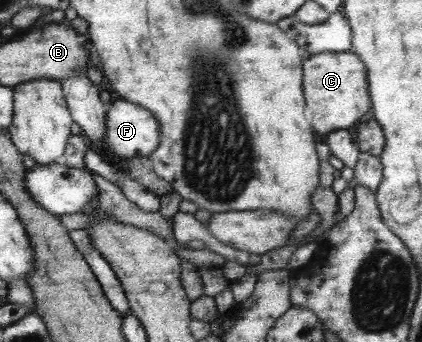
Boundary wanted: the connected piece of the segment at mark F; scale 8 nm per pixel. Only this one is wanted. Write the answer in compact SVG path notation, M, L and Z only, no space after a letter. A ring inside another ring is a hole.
M116 97L106 107L104 124L106 132L104 132L103 144L109 155L115 158L147 157L157 150L161 142L159 122L155 120L154 114L149 109Z

